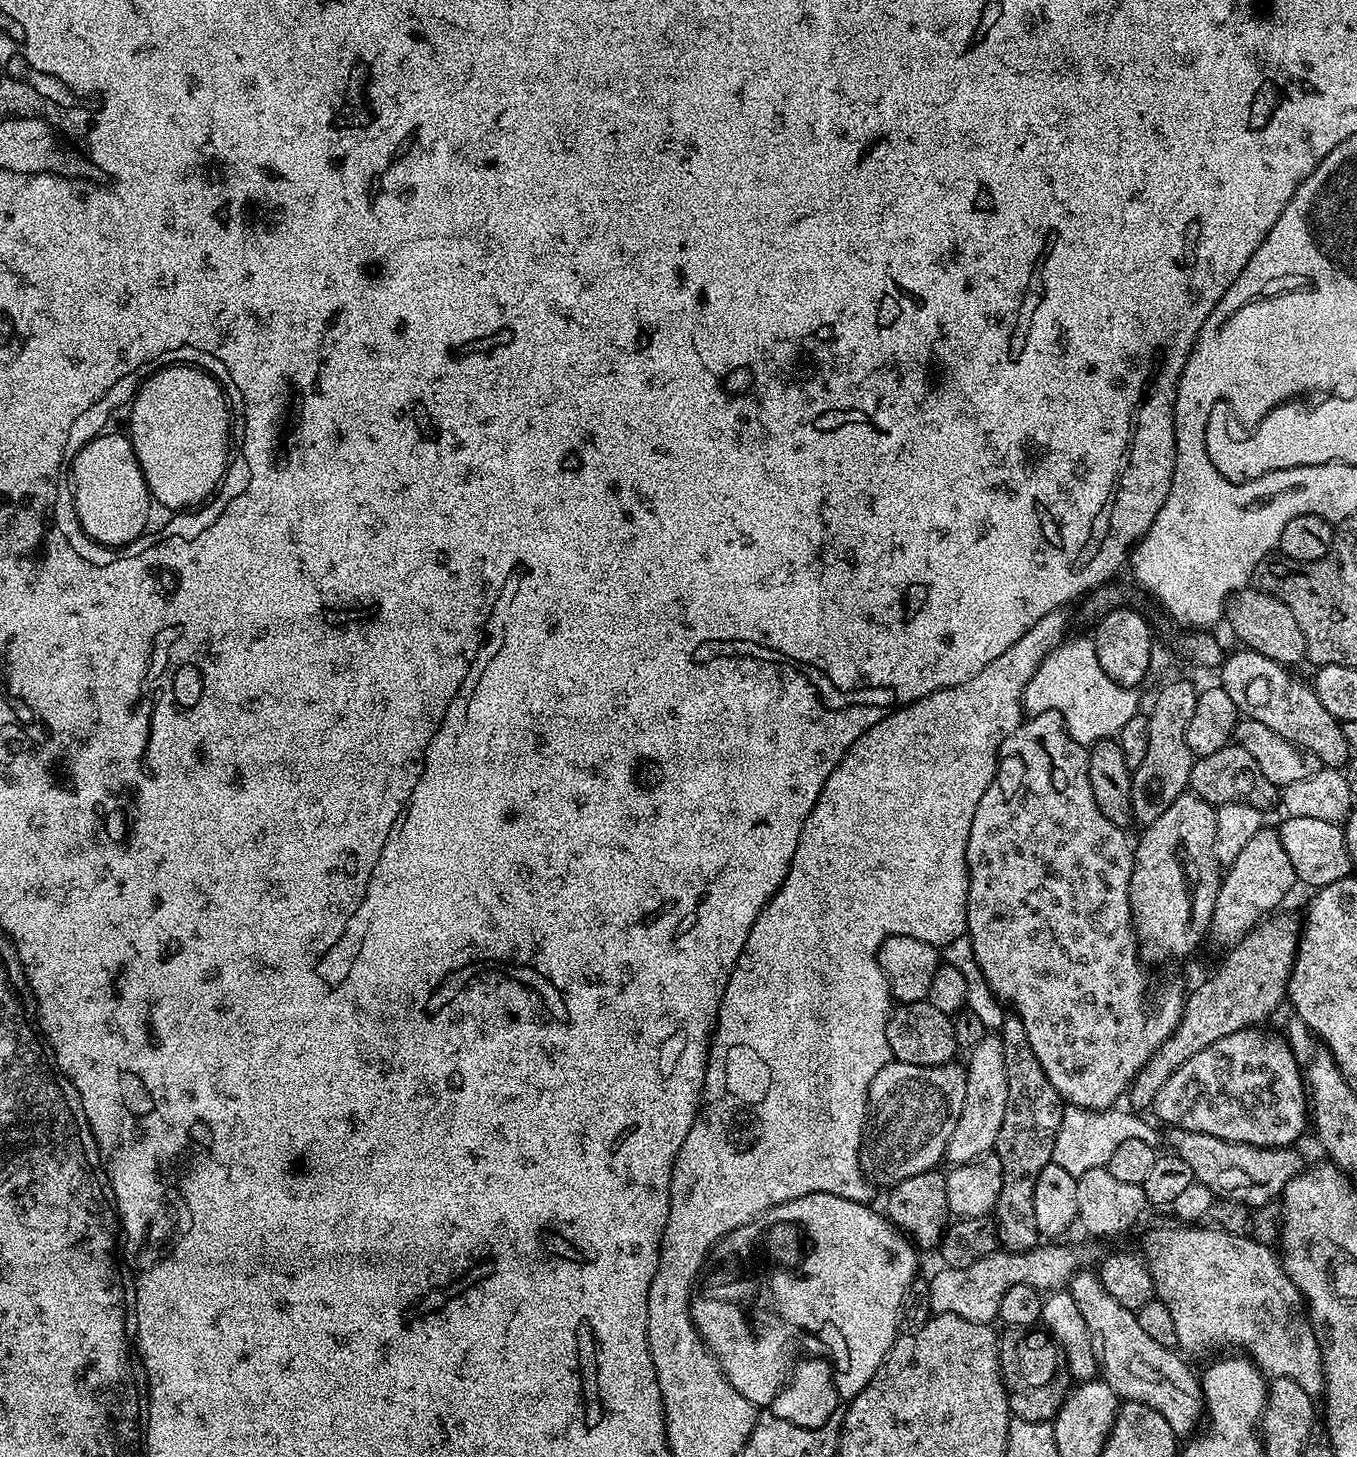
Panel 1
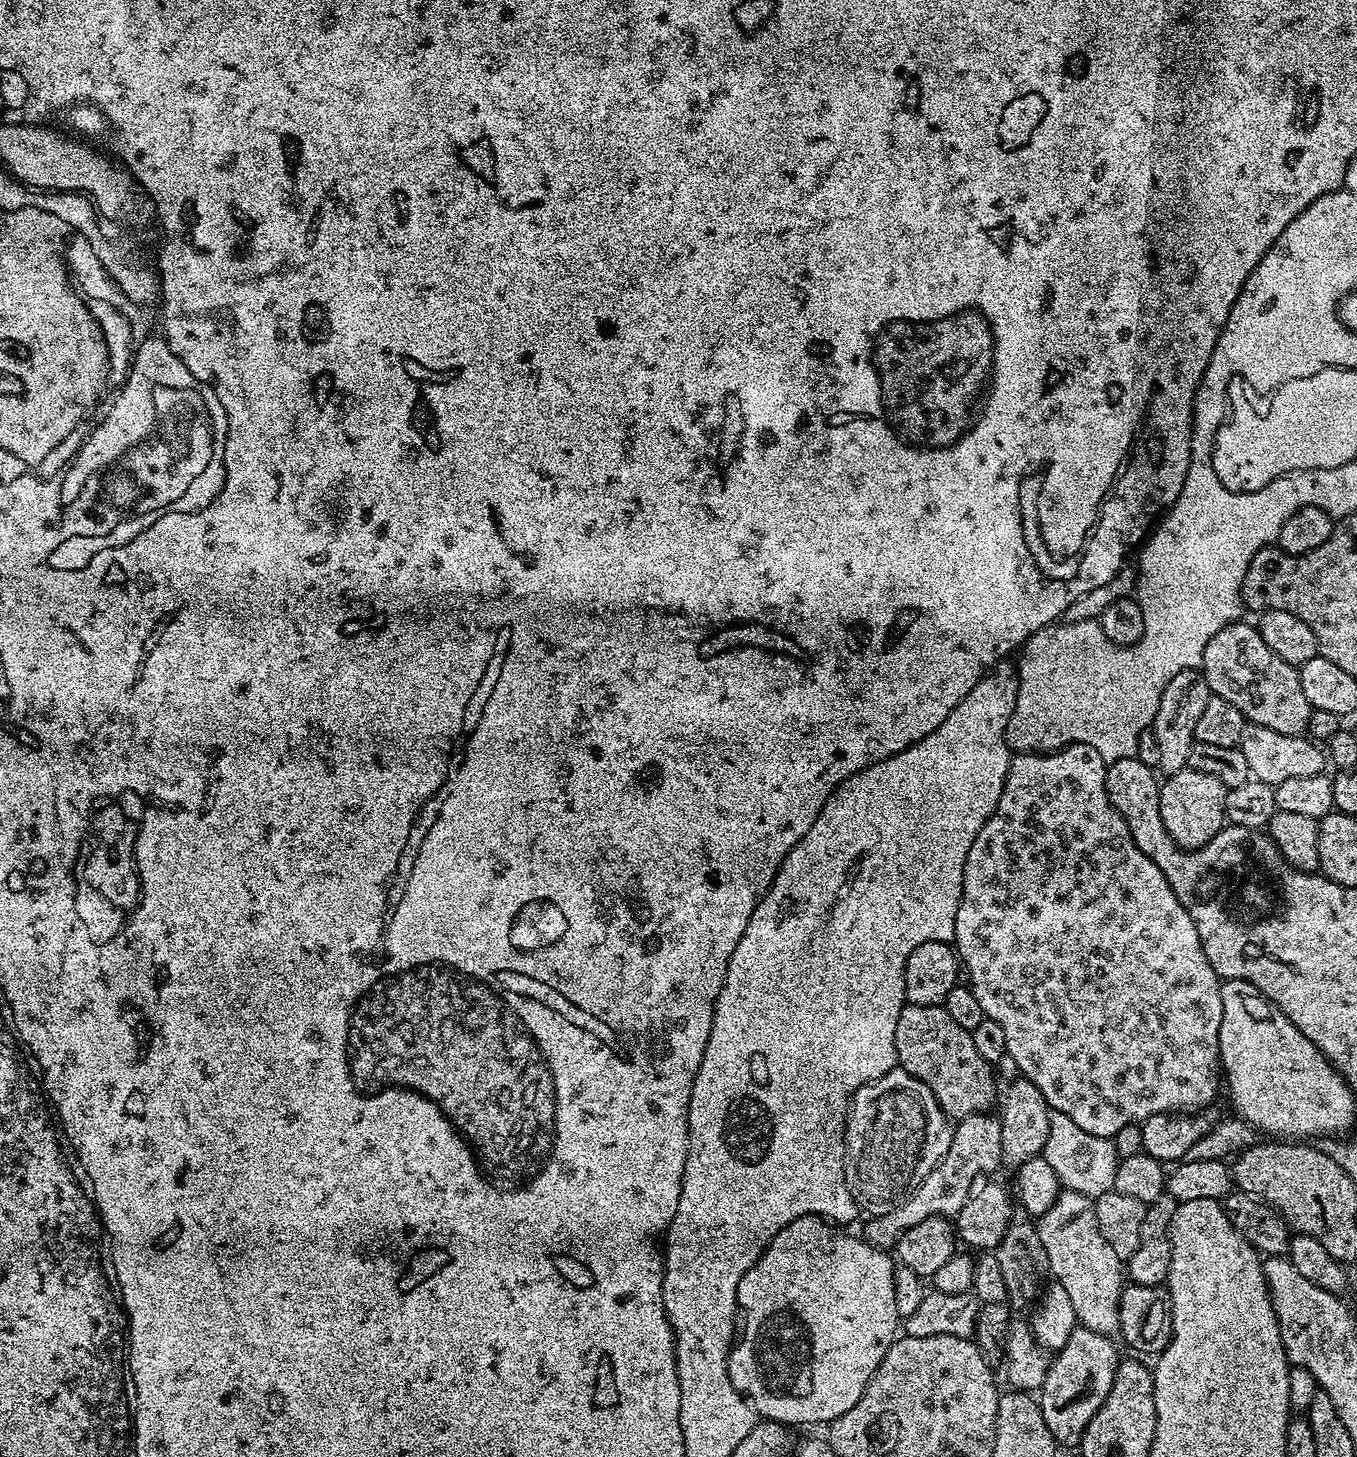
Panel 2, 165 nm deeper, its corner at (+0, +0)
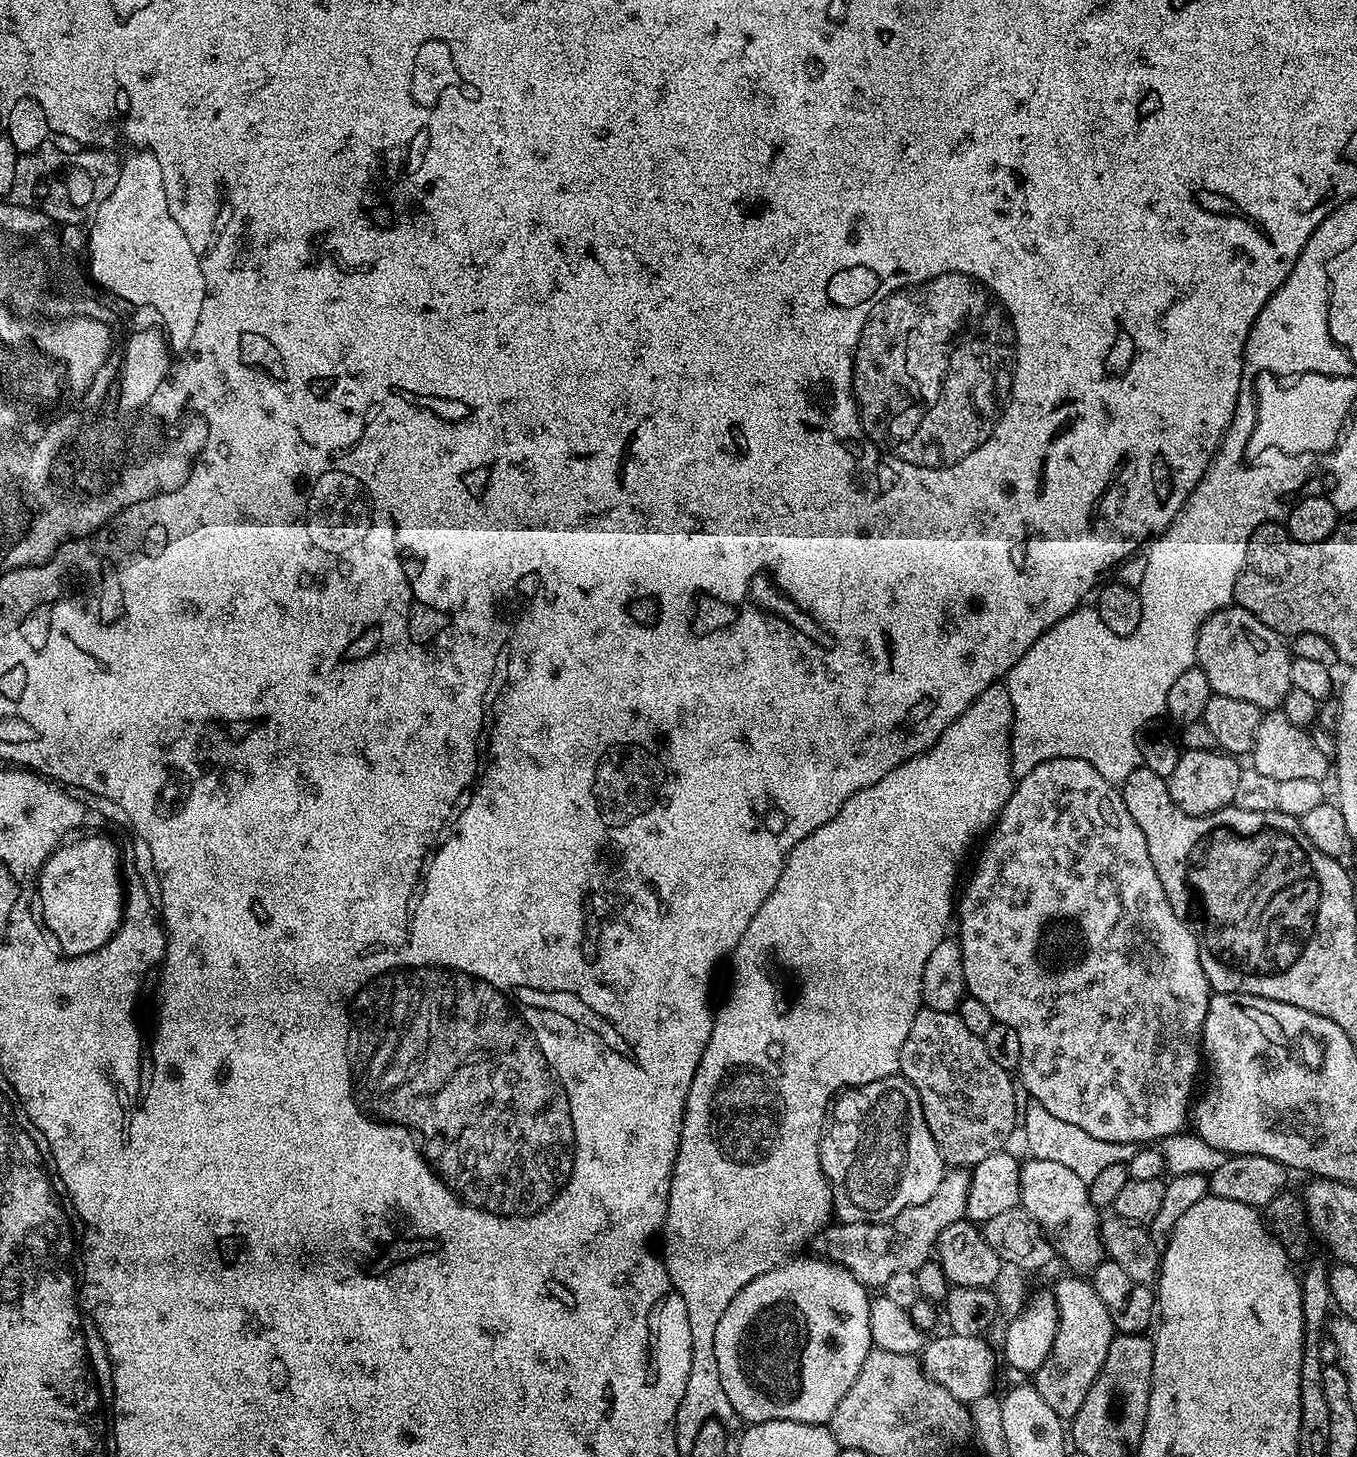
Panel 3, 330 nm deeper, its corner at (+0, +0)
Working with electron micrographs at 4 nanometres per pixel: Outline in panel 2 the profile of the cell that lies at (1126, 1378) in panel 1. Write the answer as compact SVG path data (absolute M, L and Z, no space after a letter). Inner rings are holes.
M1061 1191L1060 1196L1035 1221L1038 1238L1046 1246L1049 1273L1060 1281L1083 1327L1112 1336L1120 1330L1120 1295L1126 1283L1126 1264L1114 1254L1098 1230L1093 1197Z

